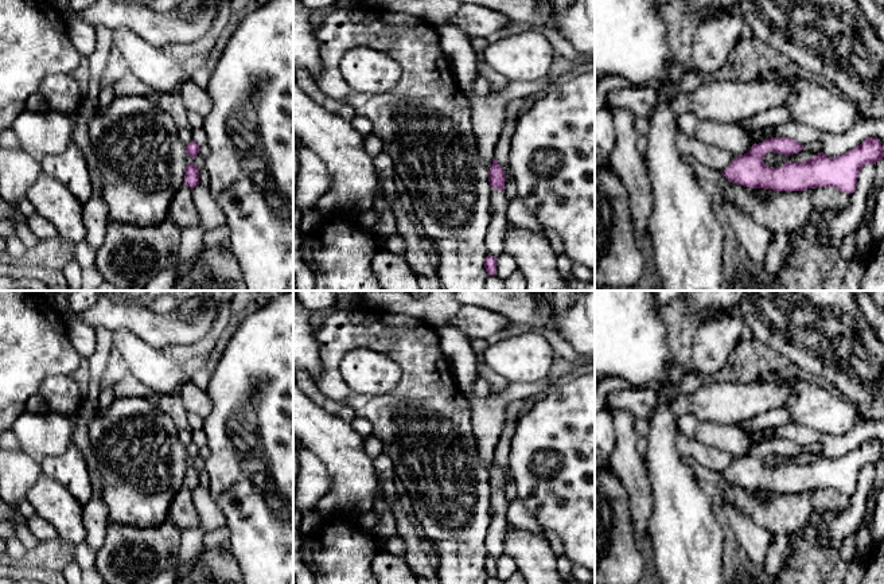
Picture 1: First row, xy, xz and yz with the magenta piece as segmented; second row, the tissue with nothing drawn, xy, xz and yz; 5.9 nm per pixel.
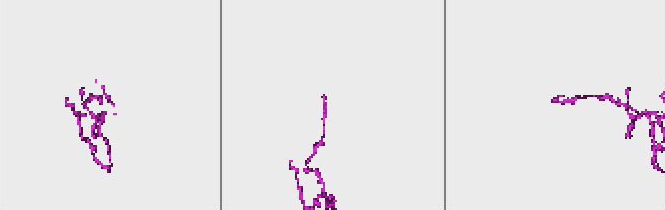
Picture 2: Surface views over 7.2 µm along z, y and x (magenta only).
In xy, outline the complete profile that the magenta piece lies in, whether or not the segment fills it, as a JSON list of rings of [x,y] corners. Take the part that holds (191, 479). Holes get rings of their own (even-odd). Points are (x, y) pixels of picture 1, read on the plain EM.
[[[194,464],[187,466],[186,468],[184,486],[187,486],[191,491],[199,486],[199,471]]]

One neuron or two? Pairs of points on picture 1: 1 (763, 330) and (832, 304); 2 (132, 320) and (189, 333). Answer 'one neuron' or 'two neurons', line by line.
1: one neuron
2: one neuron

